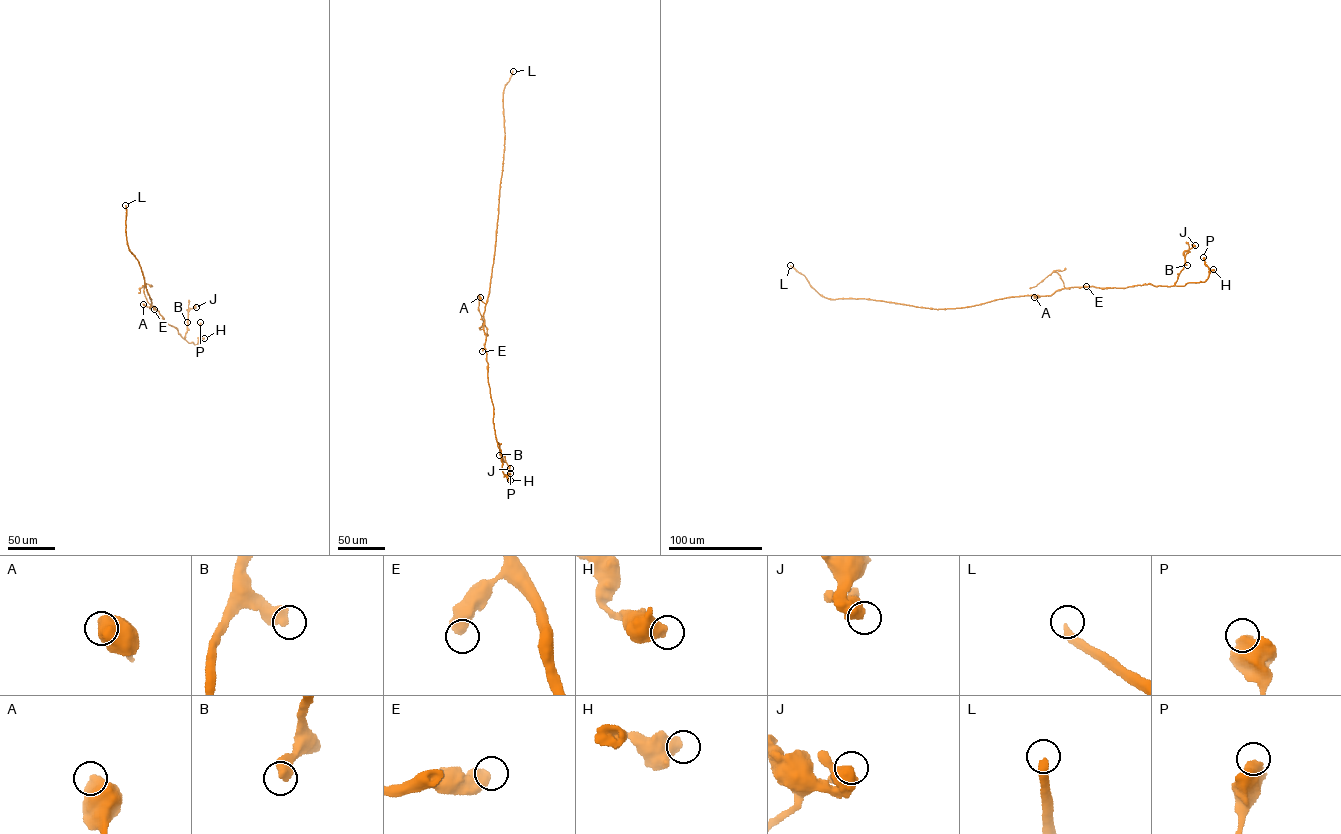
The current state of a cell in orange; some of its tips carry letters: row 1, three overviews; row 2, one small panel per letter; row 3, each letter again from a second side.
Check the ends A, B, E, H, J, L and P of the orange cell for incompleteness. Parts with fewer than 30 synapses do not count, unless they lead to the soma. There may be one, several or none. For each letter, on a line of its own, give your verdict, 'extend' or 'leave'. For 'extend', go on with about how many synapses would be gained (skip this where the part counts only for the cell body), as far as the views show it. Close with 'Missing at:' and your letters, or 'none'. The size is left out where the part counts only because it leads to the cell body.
A: leave
B: leave
E: leave
H: leave
J: leave
L: extend; about 750 synapses
P: leave
Missing at: L

